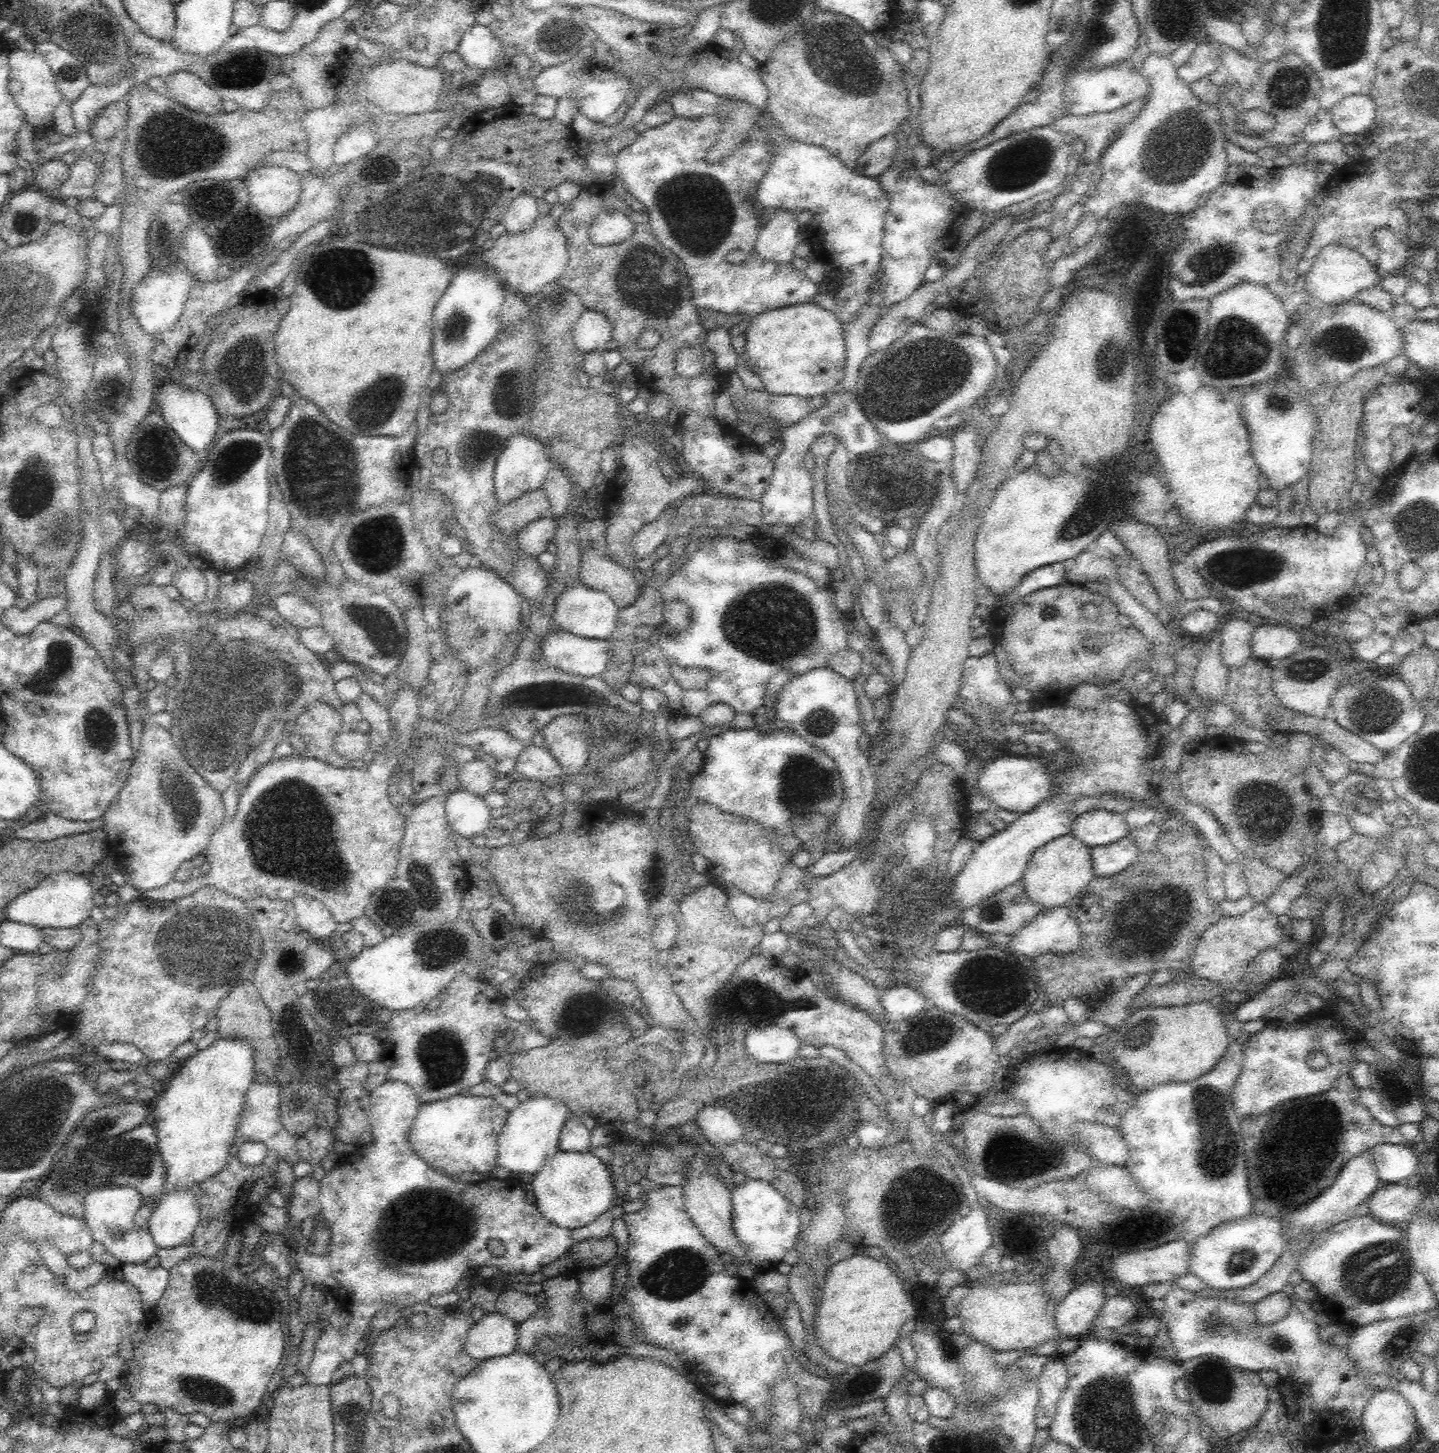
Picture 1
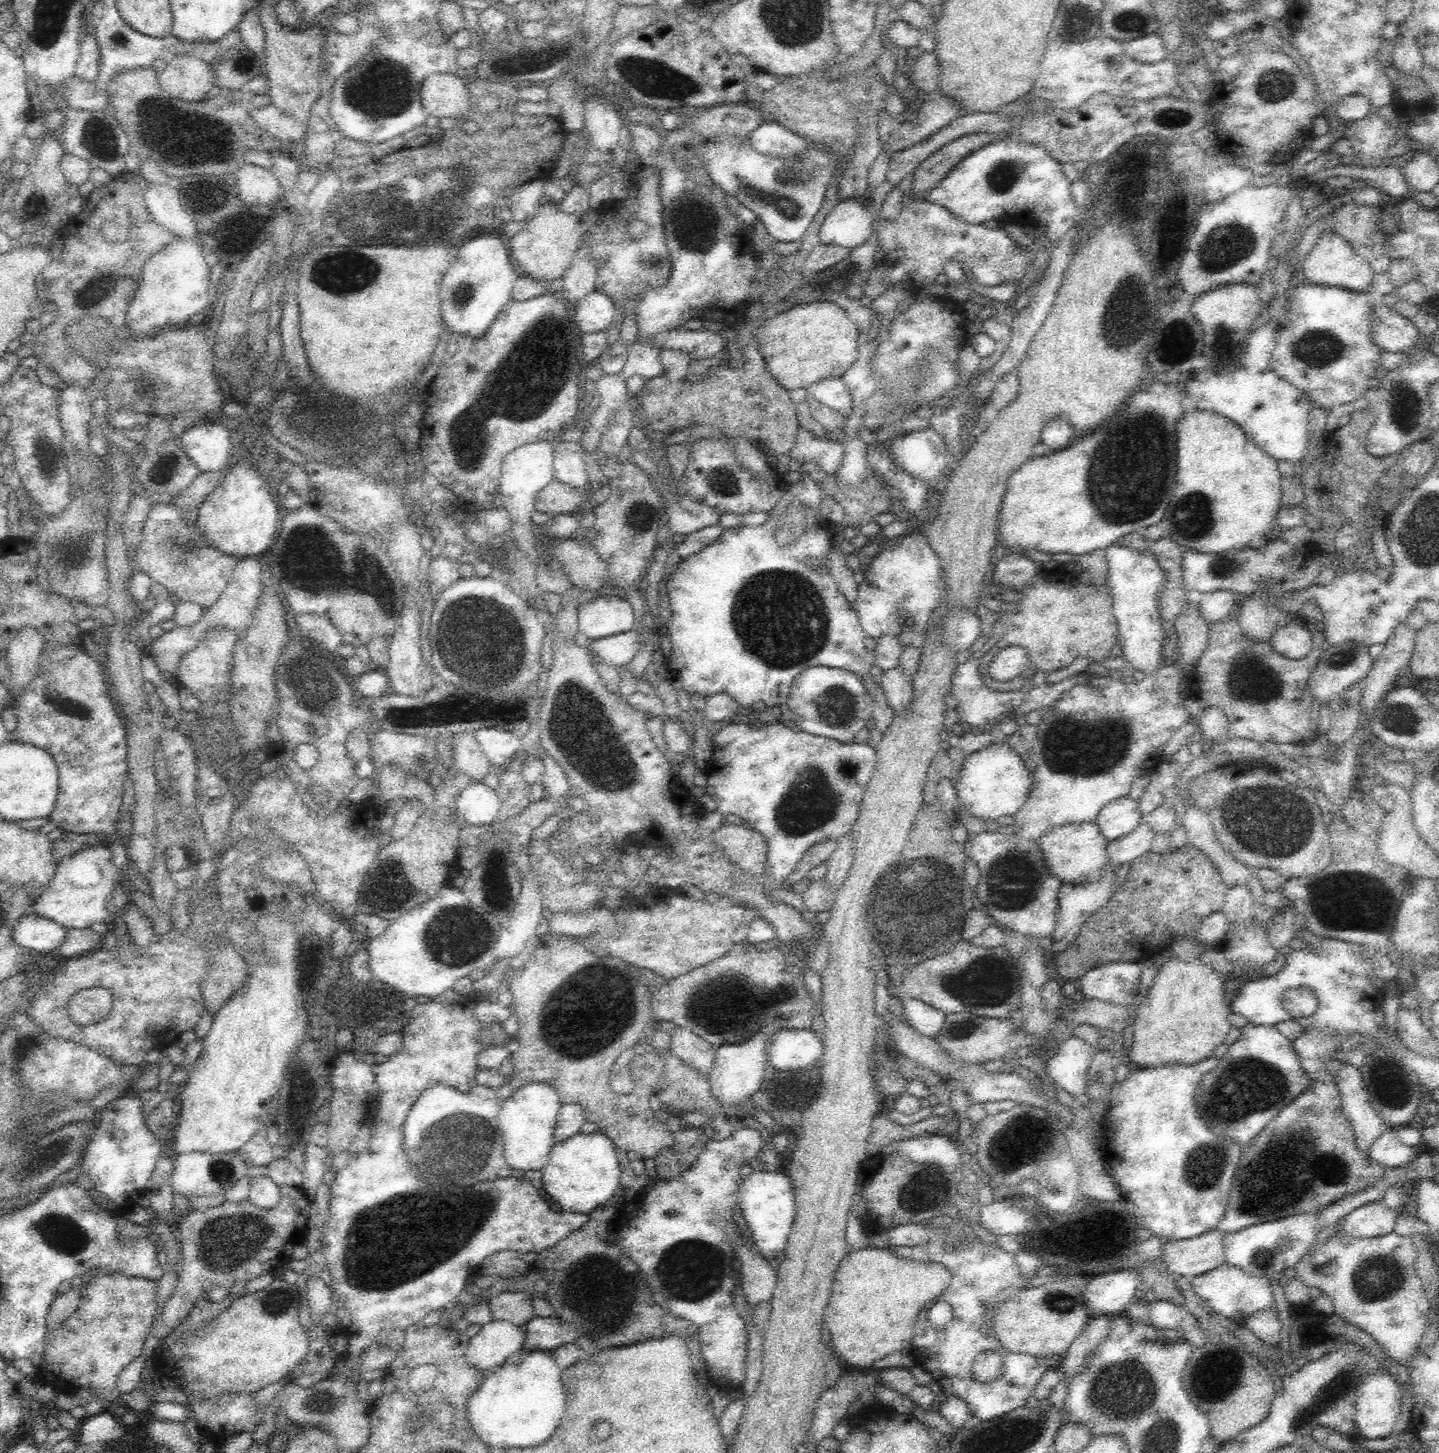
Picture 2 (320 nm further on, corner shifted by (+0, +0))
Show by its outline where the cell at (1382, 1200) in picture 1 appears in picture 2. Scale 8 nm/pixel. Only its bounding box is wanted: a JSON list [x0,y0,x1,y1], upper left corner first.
[1335,1201,1399,1238]

